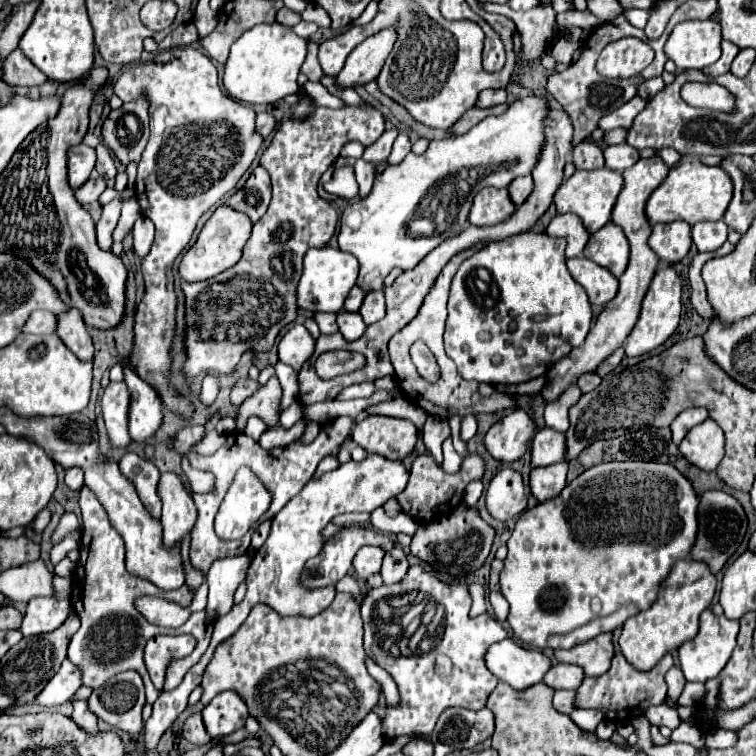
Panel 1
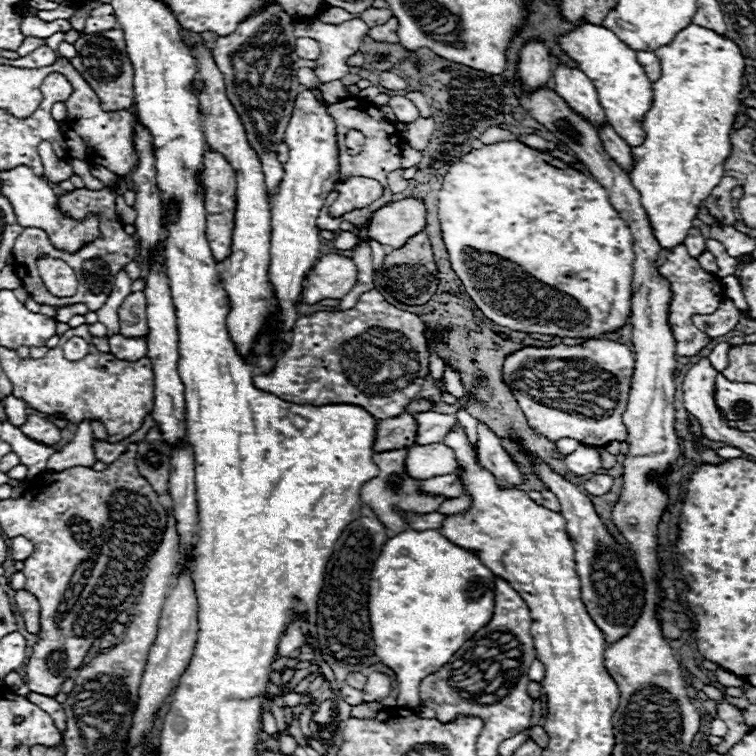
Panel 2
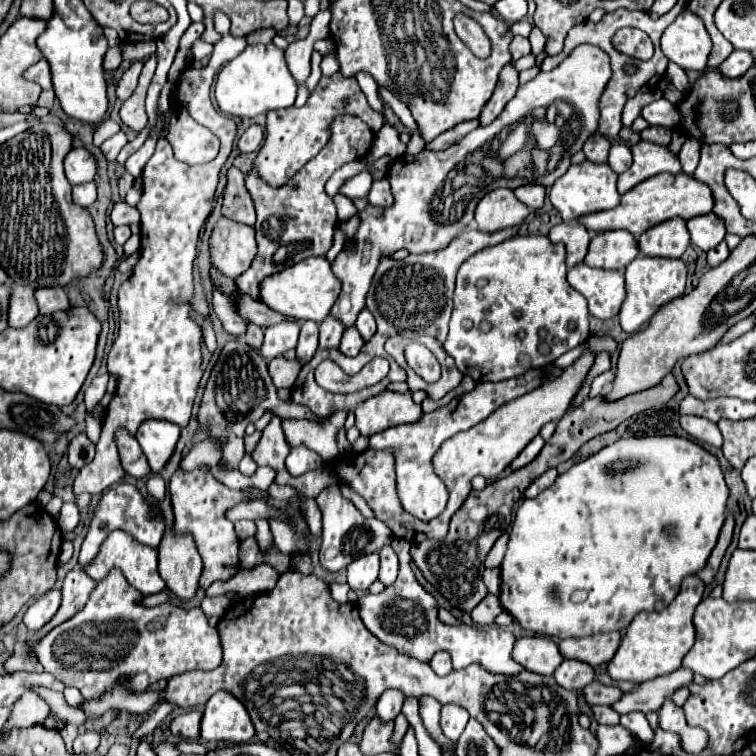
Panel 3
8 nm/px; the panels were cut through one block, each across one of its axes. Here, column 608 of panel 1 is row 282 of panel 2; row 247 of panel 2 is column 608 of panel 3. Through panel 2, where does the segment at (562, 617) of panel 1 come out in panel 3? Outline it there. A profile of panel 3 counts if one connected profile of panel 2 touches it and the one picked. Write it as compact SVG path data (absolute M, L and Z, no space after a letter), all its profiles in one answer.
M642 436L642 438L622 438L614 444L602 448L600 452L592 454L590 458L576 462L568 472L560 474L552 488L546 488L532 500L524 500L520 508L516 510L516 518L510 530L508 550L502 560L502 586L500 586L500 602L506 612L514 616L514 620L520 622L524 630L546 634L546 636L558 636L558 638L580 638L580 636L592 636L602 632L614 632L614 630L626 630L632 622L632 616L636 616L642 610L658 612L664 610L678 594L680 584L686 576L698 574L718 540L720 528L726 518L726 500L730 496L730 490L726 486L720 462L714 454L698 446L696 442L682 438L682 436Z

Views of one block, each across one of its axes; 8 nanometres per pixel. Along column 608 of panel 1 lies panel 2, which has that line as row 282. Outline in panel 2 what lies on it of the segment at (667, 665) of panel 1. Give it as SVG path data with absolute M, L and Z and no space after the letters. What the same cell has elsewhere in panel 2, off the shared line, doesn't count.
M682 244L676 246L666 256L666 260L660 266L660 276L670 282L670 290L672 290L672 300L668 306L668 324L672 328L672 336L676 340L676 354L678 356L694 356L710 342L710 338L704 332L700 332L692 324L690 318L694 314L712 314L718 310L720 302L724 300L724 290L722 290L720 278L706 272L704 268L700 268L698 260L688 256L688 250Z

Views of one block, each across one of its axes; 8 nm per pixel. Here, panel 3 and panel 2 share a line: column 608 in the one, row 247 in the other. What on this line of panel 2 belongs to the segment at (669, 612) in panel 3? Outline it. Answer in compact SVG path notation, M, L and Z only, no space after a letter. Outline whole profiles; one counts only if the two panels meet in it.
M688 24L680 34L674 36L670 44L660 46L654 52L660 60L662 76L652 84L654 102L642 120L646 140L642 146L632 148L634 164L628 174L636 190L640 190L642 206L648 214L658 244L664 250L674 250L684 242L702 202L710 196L712 188L720 184L724 162L730 154L730 132L734 116L740 112L738 94L742 90L740 78L744 76L744 56L732 40L696 24Z

